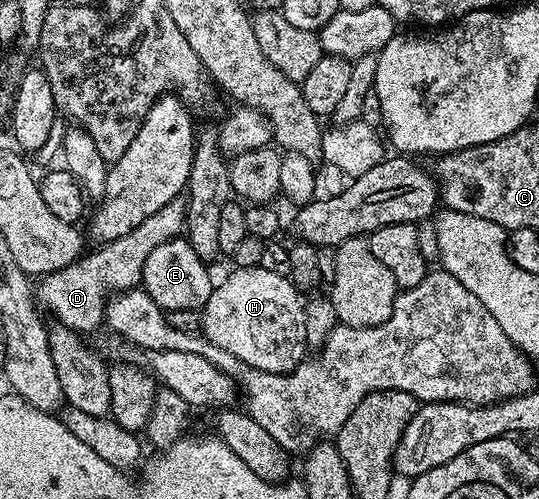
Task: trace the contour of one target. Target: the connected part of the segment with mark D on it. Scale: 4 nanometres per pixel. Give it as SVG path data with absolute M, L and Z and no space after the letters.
M177 196L166 203L150 219L142 219L138 227L126 231L113 241L105 241L99 246L97 253L81 256L80 260L65 269L43 274L39 278L40 286L35 286L34 297L41 306L43 304L62 324L65 330L77 334L88 333L96 329L106 317L106 306L110 298L127 289L137 288L144 280L146 259L154 252L154 247L162 247L162 243L173 241L185 232L188 219L188 203L183 196Z

